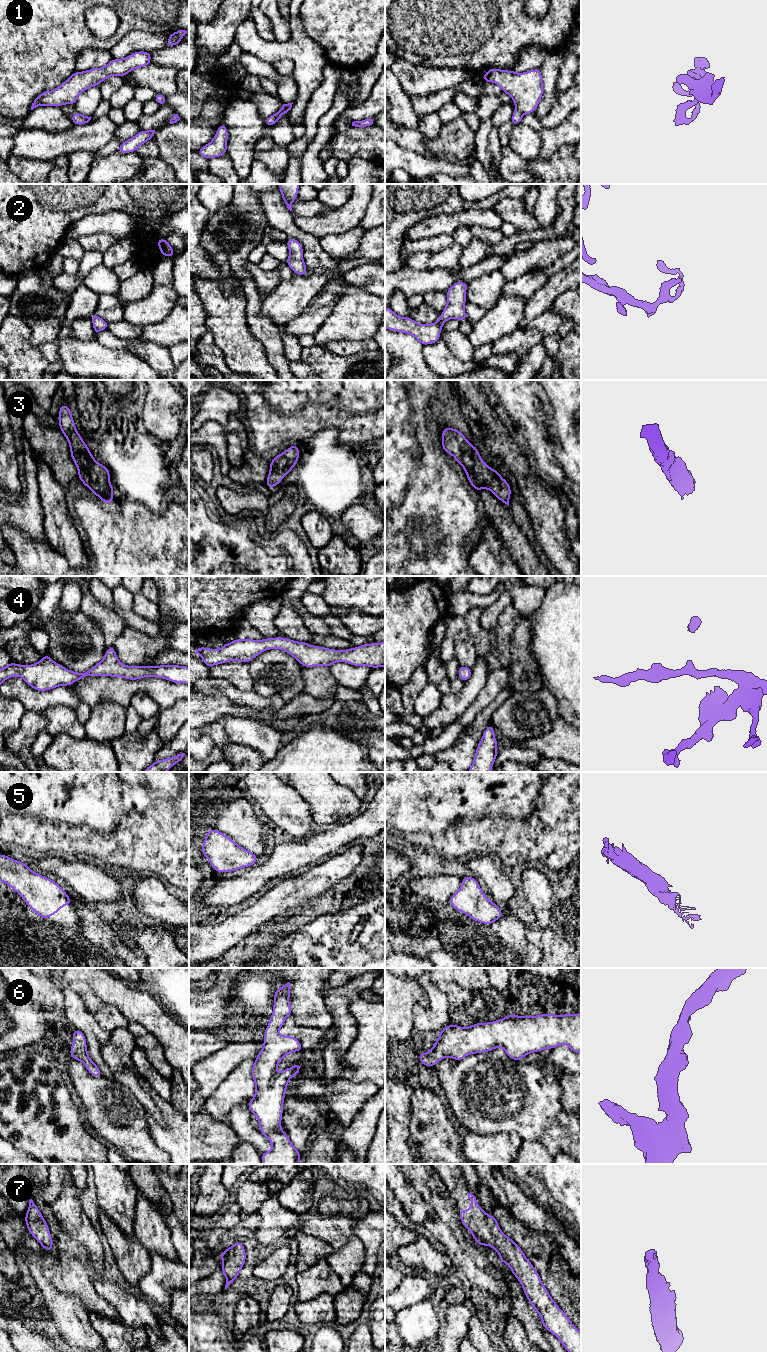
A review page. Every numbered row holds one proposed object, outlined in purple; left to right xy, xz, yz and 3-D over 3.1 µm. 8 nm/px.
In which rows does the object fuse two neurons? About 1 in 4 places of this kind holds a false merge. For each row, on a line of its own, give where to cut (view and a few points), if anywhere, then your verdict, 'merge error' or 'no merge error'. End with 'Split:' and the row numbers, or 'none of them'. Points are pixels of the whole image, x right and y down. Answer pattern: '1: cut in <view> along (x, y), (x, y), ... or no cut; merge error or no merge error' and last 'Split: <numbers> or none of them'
1: no cut; no merge error
2: no cut; no merge error
3: no cut; no merge error
4: no cut; no merge error
5: no cut; no merge error
6: no cut; no merge error
7: no cut; no merge error
Split: none of them

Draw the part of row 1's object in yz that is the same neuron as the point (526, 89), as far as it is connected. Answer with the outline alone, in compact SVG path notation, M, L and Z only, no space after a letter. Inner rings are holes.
M491 68L482 80L498 84L512 97L515 112L509 122L514 125L521 123L524 114L535 112L544 92L541 68L524 73Z

